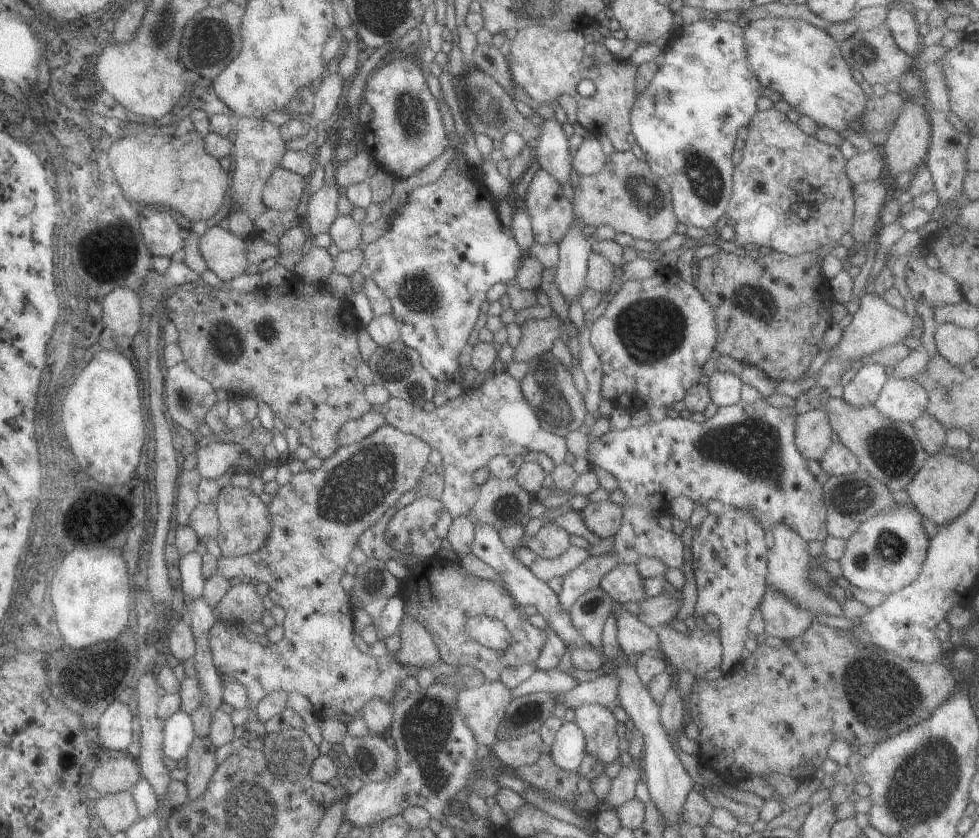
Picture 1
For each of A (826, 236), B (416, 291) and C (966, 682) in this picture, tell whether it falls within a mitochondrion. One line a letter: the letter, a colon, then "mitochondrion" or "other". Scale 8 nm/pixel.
A: other
B: mitochondrion
C: other

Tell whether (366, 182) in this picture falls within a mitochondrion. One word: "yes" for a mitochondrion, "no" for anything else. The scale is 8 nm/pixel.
no

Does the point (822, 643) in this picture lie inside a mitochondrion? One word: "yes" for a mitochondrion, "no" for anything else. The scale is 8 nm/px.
no

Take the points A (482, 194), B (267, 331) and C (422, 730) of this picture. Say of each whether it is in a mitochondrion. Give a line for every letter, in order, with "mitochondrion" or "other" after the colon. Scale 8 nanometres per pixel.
A: other
B: mitochondrion
C: mitochondrion

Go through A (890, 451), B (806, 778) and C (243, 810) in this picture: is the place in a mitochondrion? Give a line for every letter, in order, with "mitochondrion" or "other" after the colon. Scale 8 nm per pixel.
A: mitochondrion
B: other
C: mitochondrion

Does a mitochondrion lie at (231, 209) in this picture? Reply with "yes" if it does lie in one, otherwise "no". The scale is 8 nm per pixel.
no

